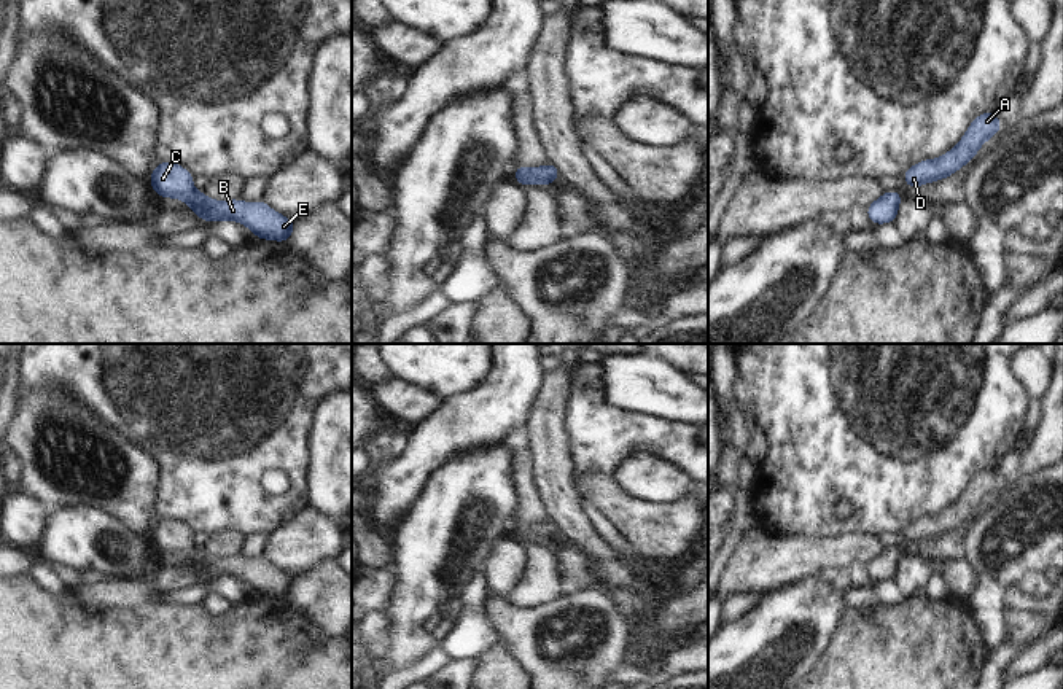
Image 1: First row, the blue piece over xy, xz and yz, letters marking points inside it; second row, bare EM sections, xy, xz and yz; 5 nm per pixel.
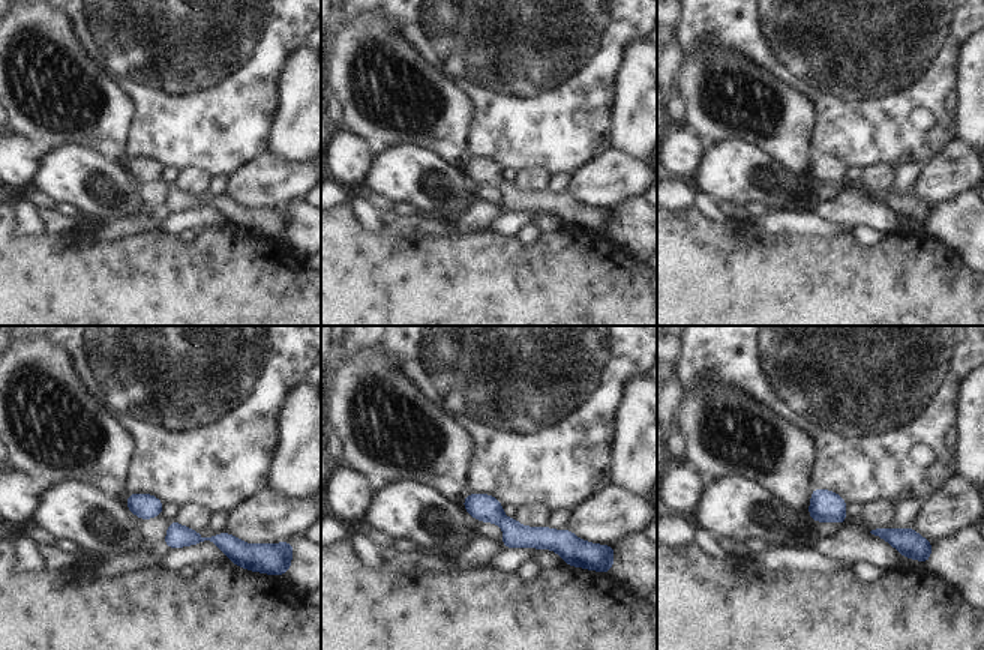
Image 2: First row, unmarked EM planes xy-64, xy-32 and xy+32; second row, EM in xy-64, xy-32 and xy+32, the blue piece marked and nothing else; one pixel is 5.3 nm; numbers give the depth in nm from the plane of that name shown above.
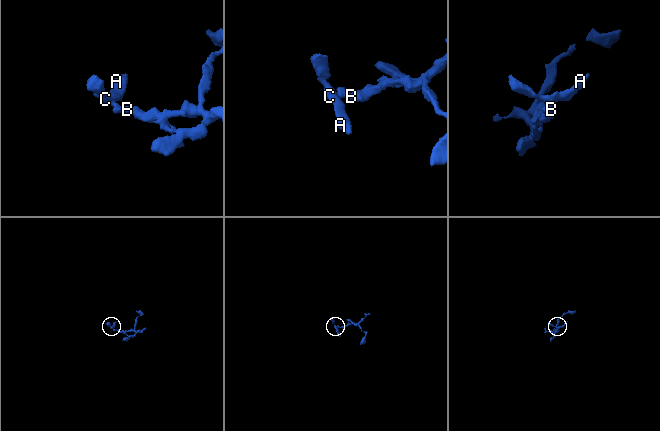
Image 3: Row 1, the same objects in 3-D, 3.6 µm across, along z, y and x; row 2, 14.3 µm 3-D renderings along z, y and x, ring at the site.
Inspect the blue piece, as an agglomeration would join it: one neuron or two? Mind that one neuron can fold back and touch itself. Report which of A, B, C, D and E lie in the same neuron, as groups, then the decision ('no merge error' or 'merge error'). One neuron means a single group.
A B C D E; no merge error

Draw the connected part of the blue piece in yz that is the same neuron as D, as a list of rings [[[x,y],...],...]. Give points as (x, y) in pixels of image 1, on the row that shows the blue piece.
[[[982,113],[969,126],[961,142],[942,158],[931,161],[925,159],[912,165],[902,173],[909,188],[936,181],[955,173],[961,165],[969,162],[982,143],[991,138],[1003,127],[995,113]]]

